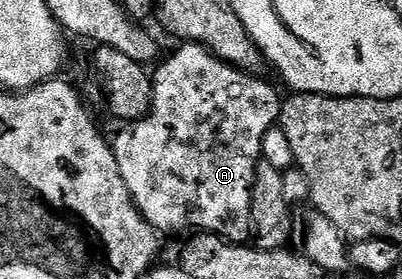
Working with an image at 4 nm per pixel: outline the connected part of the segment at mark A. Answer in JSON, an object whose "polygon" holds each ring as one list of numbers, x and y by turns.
{"polygon":[[182,42,178,47,178,51,157,72,155,70,152,72,153,110,144,119,122,126,123,129,118,133,117,140,115,138,112,140,111,146,117,157,117,164,123,173,125,184,130,193,133,194,133,202,141,210,145,219,157,228,158,232,208,233,210,235,221,235,224,239,235,243,245,243,248,240,248,235,250,238,251,232,254,230,253,186,256,181,258,164,262,161,263,137,267,137,267,133,272,127,278,126,283,104,282,96,277,96,276,89,267,80,260,79,262,77,260,74,242,71,238,67,225,63,200,43]]}

